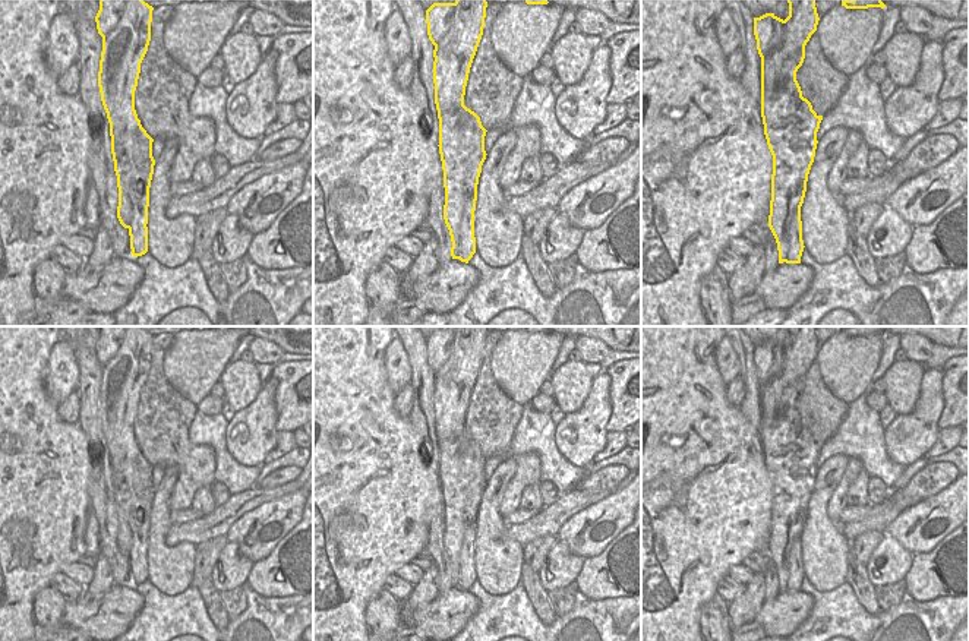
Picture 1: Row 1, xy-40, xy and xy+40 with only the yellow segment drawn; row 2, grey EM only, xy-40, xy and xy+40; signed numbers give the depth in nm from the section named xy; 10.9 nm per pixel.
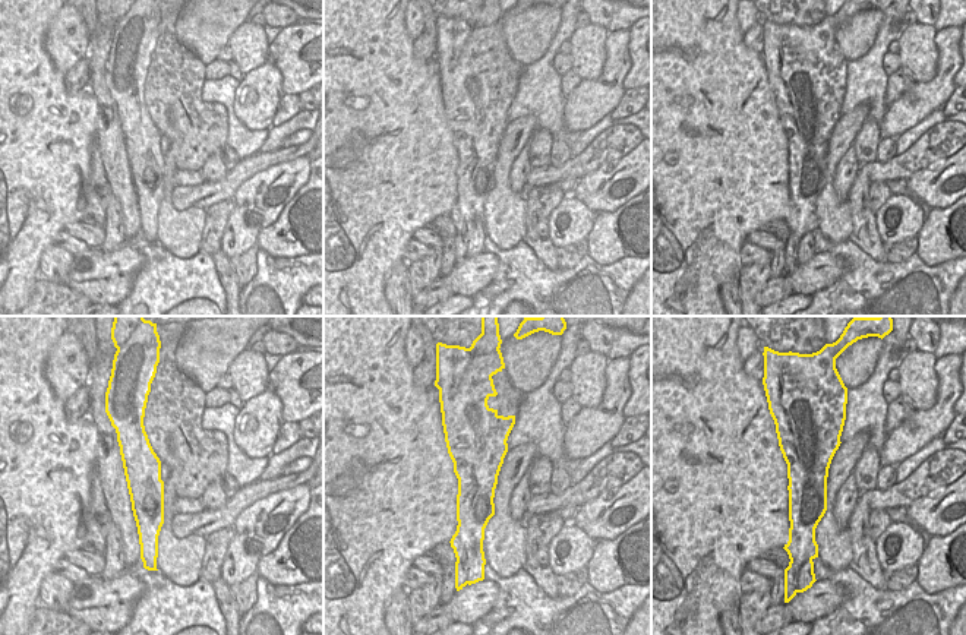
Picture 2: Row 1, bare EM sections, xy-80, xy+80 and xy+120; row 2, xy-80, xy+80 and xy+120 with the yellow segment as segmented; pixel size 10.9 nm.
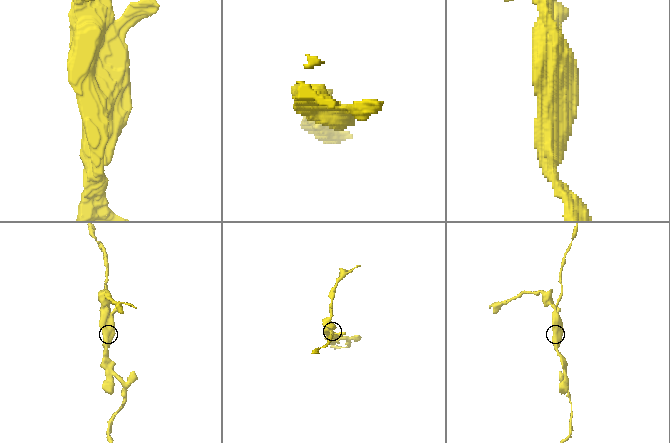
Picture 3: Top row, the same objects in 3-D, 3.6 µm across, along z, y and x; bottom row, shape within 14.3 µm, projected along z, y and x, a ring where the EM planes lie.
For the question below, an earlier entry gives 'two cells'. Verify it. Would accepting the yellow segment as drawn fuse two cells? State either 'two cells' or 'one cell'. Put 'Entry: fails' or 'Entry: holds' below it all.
two cells
Entry: holds

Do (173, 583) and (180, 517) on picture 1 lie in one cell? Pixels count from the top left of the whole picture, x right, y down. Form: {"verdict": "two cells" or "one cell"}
{"verdict": "two cells"}

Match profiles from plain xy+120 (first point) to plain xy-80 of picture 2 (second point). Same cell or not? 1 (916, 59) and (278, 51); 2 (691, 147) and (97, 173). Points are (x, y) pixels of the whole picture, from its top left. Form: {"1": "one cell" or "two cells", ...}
{"1": "two cells", "2": "two cells"}

